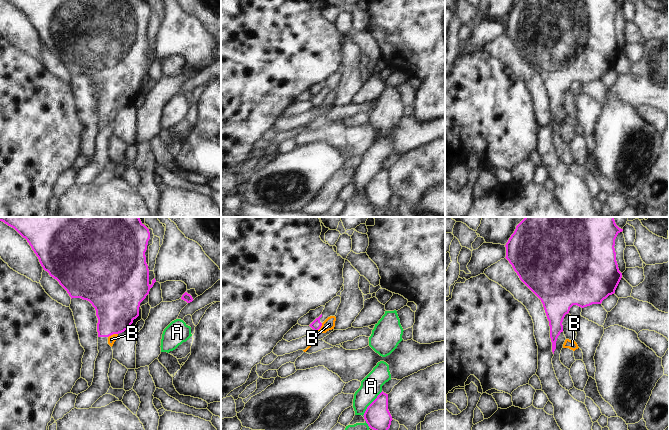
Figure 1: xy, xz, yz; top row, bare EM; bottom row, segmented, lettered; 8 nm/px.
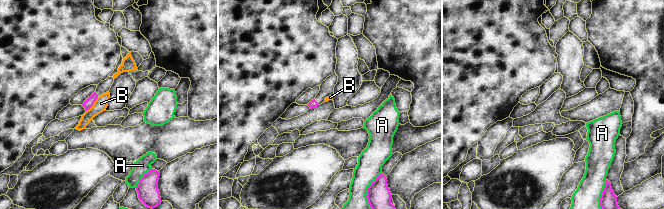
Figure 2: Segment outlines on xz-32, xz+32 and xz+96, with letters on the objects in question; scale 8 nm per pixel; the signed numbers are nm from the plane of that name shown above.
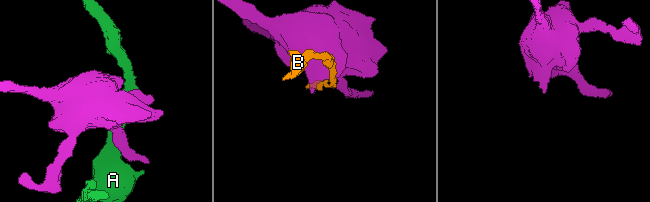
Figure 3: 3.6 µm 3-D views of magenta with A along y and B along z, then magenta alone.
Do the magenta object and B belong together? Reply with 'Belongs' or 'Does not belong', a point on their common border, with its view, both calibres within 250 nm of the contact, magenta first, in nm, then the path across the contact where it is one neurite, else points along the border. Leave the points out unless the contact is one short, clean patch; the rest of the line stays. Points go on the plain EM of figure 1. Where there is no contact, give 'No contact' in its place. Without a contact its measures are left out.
Does not belong. Touches magenta at xy (112, 110). Thickness 360 nm (magenta) against 60 nm. Boundary: xy (117, 109), (113, 109), (108, 113).

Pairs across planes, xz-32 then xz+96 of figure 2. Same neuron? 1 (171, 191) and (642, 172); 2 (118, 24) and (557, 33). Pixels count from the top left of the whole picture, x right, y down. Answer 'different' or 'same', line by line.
1: same
2: same

